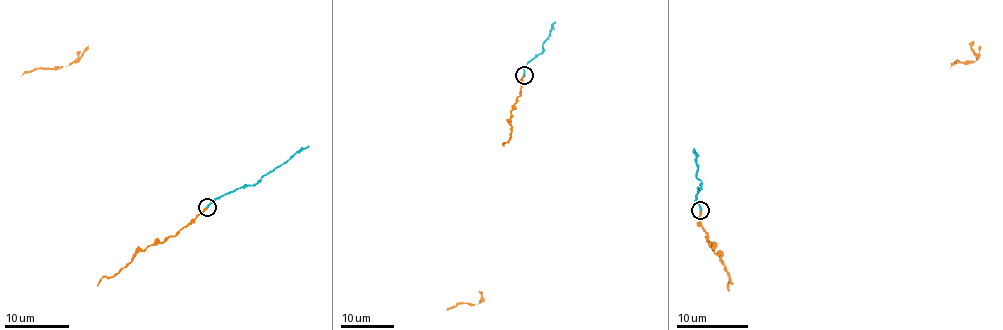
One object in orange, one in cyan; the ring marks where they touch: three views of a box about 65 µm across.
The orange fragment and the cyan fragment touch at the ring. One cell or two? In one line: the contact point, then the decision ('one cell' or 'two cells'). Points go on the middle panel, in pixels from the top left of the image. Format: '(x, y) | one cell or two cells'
(524, 75) | one cell

